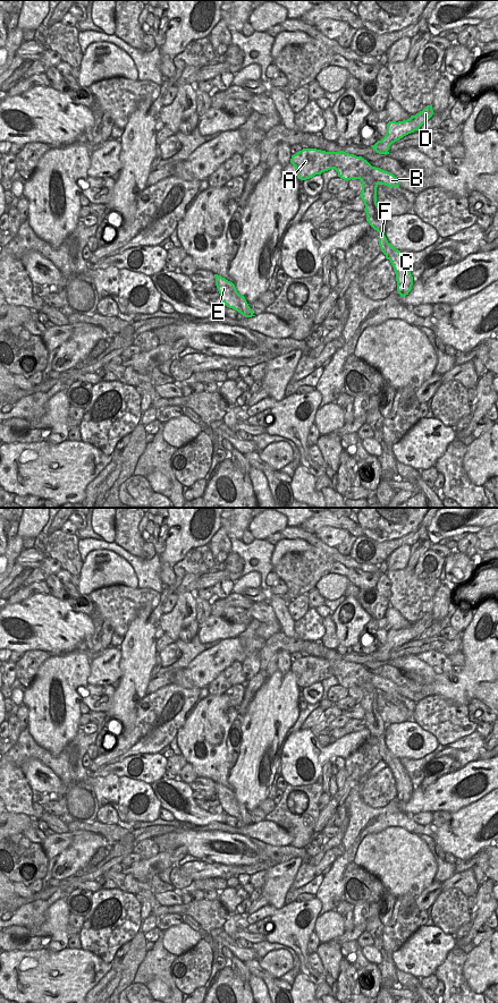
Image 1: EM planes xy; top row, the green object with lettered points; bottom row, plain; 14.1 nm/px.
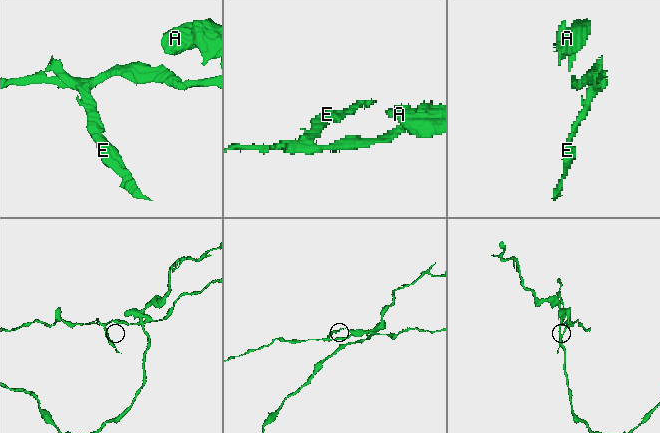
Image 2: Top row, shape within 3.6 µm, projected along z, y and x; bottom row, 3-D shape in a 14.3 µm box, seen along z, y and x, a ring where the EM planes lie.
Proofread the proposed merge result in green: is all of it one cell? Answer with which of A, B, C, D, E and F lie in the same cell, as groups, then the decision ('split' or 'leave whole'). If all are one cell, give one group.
A C D F / B E; split

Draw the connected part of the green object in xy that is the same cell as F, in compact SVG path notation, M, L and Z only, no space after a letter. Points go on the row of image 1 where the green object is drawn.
M365 175L360 180L362 182L360 197L365 205L366 221L379 232L379 246L394 267L397 291L400 297L405 297L412 289L413 277L405 260L400 255L400 250L390 245L385 236L386 215L377 203L377 187L379 182L371 175Z

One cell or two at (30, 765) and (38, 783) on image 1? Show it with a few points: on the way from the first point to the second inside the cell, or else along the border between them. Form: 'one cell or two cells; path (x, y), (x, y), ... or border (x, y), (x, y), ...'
one cell; path (34, 770), (34, 775), (38, 779)

